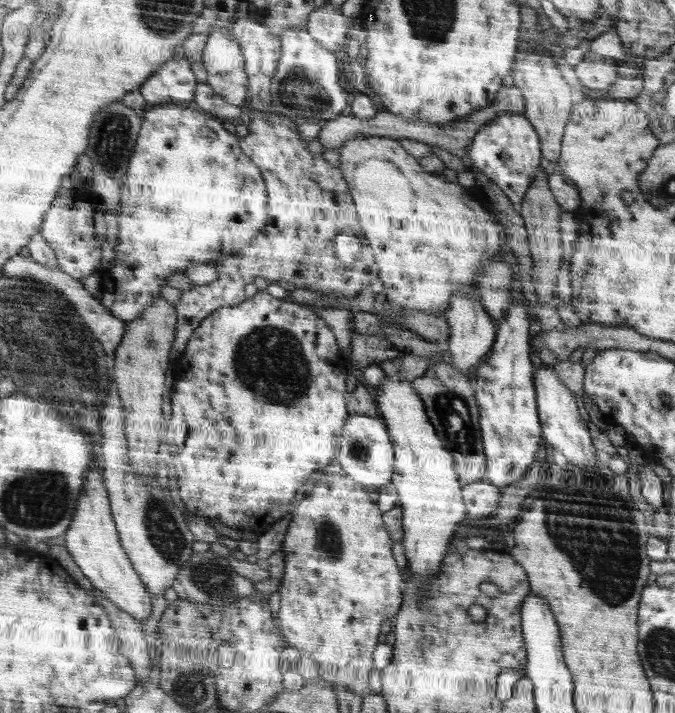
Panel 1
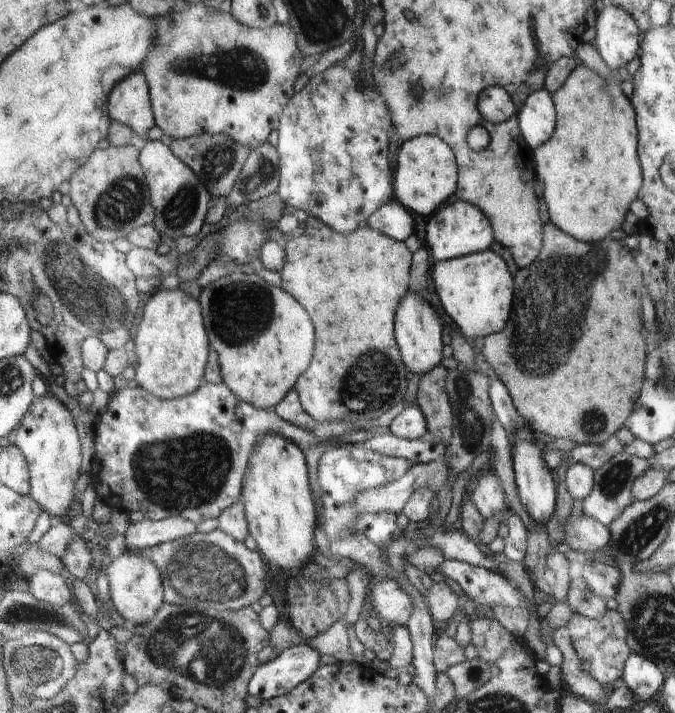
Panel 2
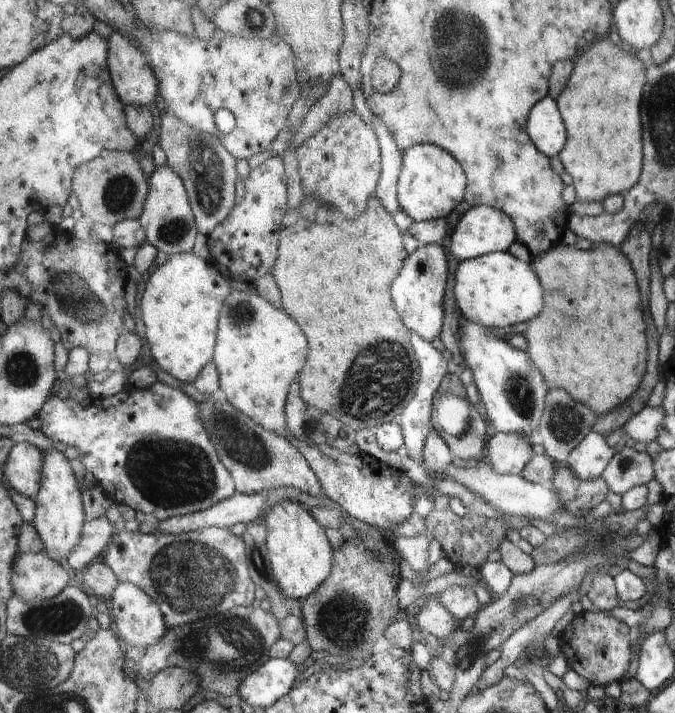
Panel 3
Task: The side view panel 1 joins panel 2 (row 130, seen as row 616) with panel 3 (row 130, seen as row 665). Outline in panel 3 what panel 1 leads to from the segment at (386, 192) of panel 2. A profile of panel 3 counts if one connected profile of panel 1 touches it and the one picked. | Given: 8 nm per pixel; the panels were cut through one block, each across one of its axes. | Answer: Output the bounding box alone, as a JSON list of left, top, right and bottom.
[293,107,381,220]

